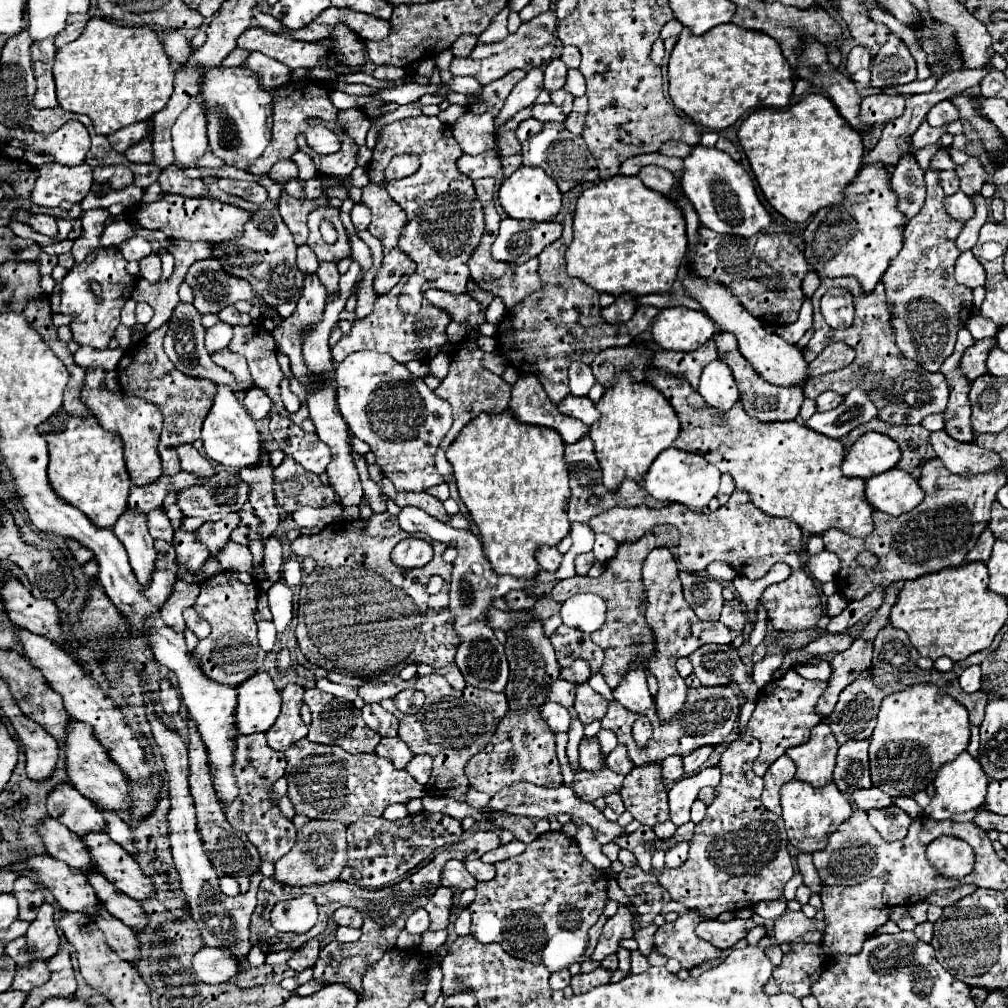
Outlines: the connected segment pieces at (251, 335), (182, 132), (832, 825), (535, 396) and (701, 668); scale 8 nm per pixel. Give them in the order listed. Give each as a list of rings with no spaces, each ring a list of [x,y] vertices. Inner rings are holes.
[[[253,324],[253,326],[247,326],[247,328],[243,328],[243,326],[235,326],[235,328],[233,328],[233,338],[231,338],[231,342],[229,342],[229,350],[247,358],[247,362],[249,362],[249,370],[251,370],[251,376],[253,376],[255,386],[261,388],[261,390],[265,390],[265,394],[271,398],[275,410],[277,410],[281,416],[285,416],[285,418],[293,420],[296,425],[301,426],[305,418],[309,416],[308,408],[303,404],[303,384],[301,384],[296,378],[291,380],[291,392],[299,396],[299,400],[301,400],[301,408],[299,408],[299,412],[289,414],[289,412],[285,410],[285,406],[281,404],[281,388],[279,388],[279,384],[281,384],[281,380],[283,380],[283,372],[281,372],[281,368],[279,368],[279,364],[277,364],[277,356],[275,356],[277,352],[275,352],[273,336],[271,336],[261,324]]]
[[[195,98],[189,108],[173,124],[173,156],[181,168],[195,166],[207,154],[207,130],[203,120],[203,106]]]
[[[791,780],[781,788],[781,806],[783,806],[785,832],[791,846],[807,854],[823,850],[827,846],[829,836],[837,830],[837,826],[853,814],[851,802],[835,784],[827,784],[823,788],[811,788],[811,784]]]
[[[521,374],[511,386],[509,410],[515,420],[523,424],[547,426],[557,430],[563,442],[575,442],[589,430],[585,424],[579,424],[579,420],[557,412],[557,406],[549,400],[535,374]]]
[[[705,644],[697,652],[693,652],[689,660],[697,676],[692,673],[685,679],[688,687],[698,688],[701,684],[703,686],[725,686],[729,682],[737,682],[741,690],[745,692],[747,700],[757,698],[759,688],[751,680],[745,664],[741,662],[737,650],[731,644]]]

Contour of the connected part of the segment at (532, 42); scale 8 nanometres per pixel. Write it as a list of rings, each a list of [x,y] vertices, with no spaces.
[[[553,10],[535,16],[529,22],[523,22],[515,34],[509,34],[505,40],[495,44],[477,44],[469,58],[455,58],[451,64],[453,76],[475,76],[481,84],[491,84],[493,80],[503,78],[511,70],[519,68],[529,72],[531,68],[545,68],[551,60],[557,44],[557,16]]]

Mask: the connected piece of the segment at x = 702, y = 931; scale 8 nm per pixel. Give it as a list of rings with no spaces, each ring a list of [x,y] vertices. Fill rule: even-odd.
[[[733,918],[729,922],[719,922],[719,920],[701,920],[699,926],[695,928],[695,934],[707,942],[711,942],[713,946],[725,950],[731,948],[737,940],[745,938],[747,932],[755,926],[755,922],[749,920],[741,920],[741,918]]]

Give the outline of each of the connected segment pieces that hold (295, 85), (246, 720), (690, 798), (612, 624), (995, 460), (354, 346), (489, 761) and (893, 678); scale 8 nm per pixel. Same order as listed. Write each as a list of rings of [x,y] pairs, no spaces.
[[[309,78],[289,80],[287,84],[277,86],[277,88],[271,88],[269,92],[273,96],[273,138],[271,138],[269,146],[265,148],[263,156],[249,168],[249,172],[267,174],[277,160],[291,158],[298,151],[296,142],[297,134],[303,132],[303,122],[307,118],[313,118],[313,116],[325,118],[325,122],[335,122],[341,128],[345,128],[339,122],[339,110],[333,106],[333,102],[329,98],[329,88],[323,86],[323,84],[319,84],[319,82],[315,82],[315,80],[309,80]]]
[[[255,672],[251,678],[235,686],[237,708],[235,724],[241,734],[265,732],[273,726],[281,710],[281,694],[267,672]]]
[[[711,766],[711,768],[705,768],[697,774],[693,774],[693,776],[677,780],[669,790],[671,822],[675,826],[689,822],[689,808],[697,800],[697,794],[701,792],[701,788],[707,788],[707,786],[715,788],[719,784],[719,780],[721,780],[719,766]]]
[[[649,530],[645,532],[637,542],[631,544],[619,544],[617,554],[607,562],[605,572],[597,578],[589,576],[573,576],[567,580],[559,580],[553,588],[553,600],[563,602],[567,596],[573,596],[575,592],[593,592],[599,594],[607,602],[607,622],[599,632],[591,634],[591,640],[603,648],[605,652],[605,662],[601,666],[601,672],[605,676],[605,682],[611,688],[617,688],[621,678],[635,666],[641,664],[647,670],[649,660],[655,656],[655,636],[647,624],[645,618],[645,608],[647,608],[647,592],[643,588],[641,580],[641,564],[655,548],[655,534]]]
[[[931,432],[929,444],[943,460],[945,468],[953,474],[971,476],[989,472],[991,468],[999,468],[999,456],[995,456],[995,452],[975,448],[973,442],[957,442],[947,432]]]
[[[399,282],[387,294],[379,296],[377,302],[375,302],[373,312],[367,318],[363,318],[361,322],[355,322],[353,330],[347,336],[343,336],[331,348],[331,356],[333,356],[335,364],[341,364],[349,354],[363,352],[363,350],[389,354],[393,360],[397,360],[401,364],[405,364],[409,360],[421,360],[423,362],[423,360],[433,358],[439,352],[439,346],[443,346],[447,342],[445,328],[451,322],[451,318],[443,310],[431,306],[427,300],[423,300],[423,306],[421,306],[419,314],[415,314],[415,316],[401,314],[401,310],[397,308],[397,296],[399,296],[403,284],[405,282]]]
[[[539,710],[507,712],[507,716],[499,722],[493,740],[465,764],[465,774],[471,788],[485,792],[487,796],[495,796],[501,788],[517,782],[531,782],[547,788],[563,784],[555,754],[555,734],[547,728],[547,724],[543,724]]]
[[[869,668],[865,672],[861,672],[841,694],[839,694],[839,700],[837,700],[837,706],[833,710],[833,714],[827,718],[829,726],[831,726],[831,732],[833,736],[837,738],[839,744],[843,742],[849,742],[849,740],[863,740],[863,738],[869,738],[873,734],[873,728],[875,728],[875,720],[877,720],[877,712],[879,712],[879,706],[881,706],[881,700],[893,692],[899,692],[907,686],[915,686],[919,682],[929,682],[929,684],[935,684],[939,686],[945,694],[949,694],[951,698],[955,698],[959,704],[963,704],[967,710],[969,710],[969,722],[979,726],[983,722],[983,714],[985,714],[985,704],[987,704],[987,696],[977,690],[975,694],[967,694],[963,692],[963,688],[959,688],[959,682],[957,682],[957,676],[953,672],[937,672],[935,668],[931,670],[921,670],[921,668],[915,668],[911,672],[883,672],[883,670],[877,670],[877,668]]]

